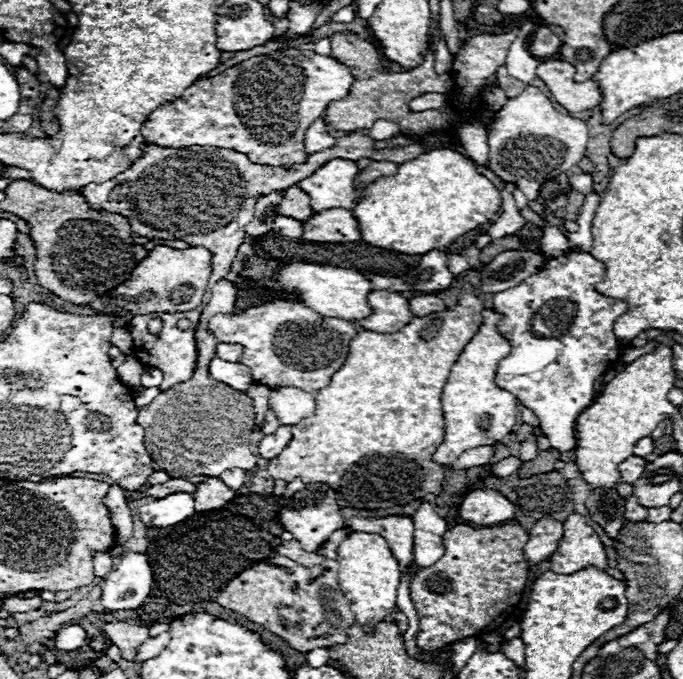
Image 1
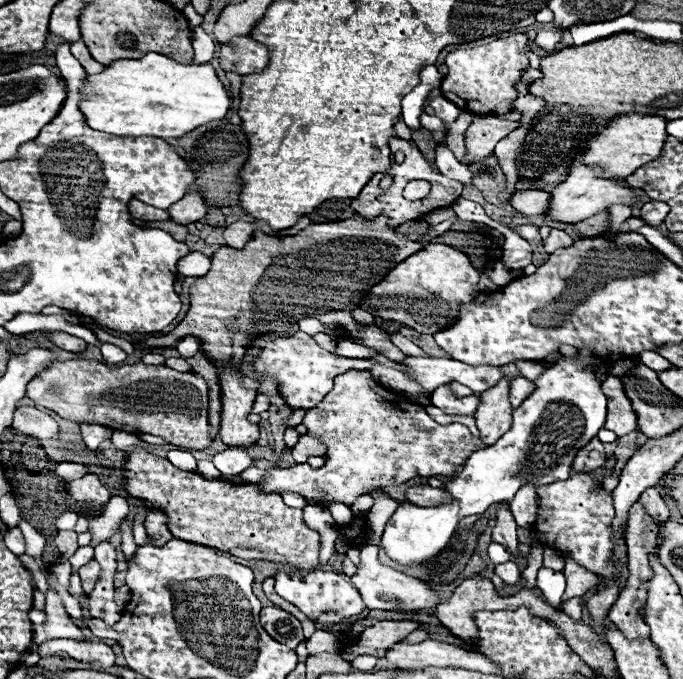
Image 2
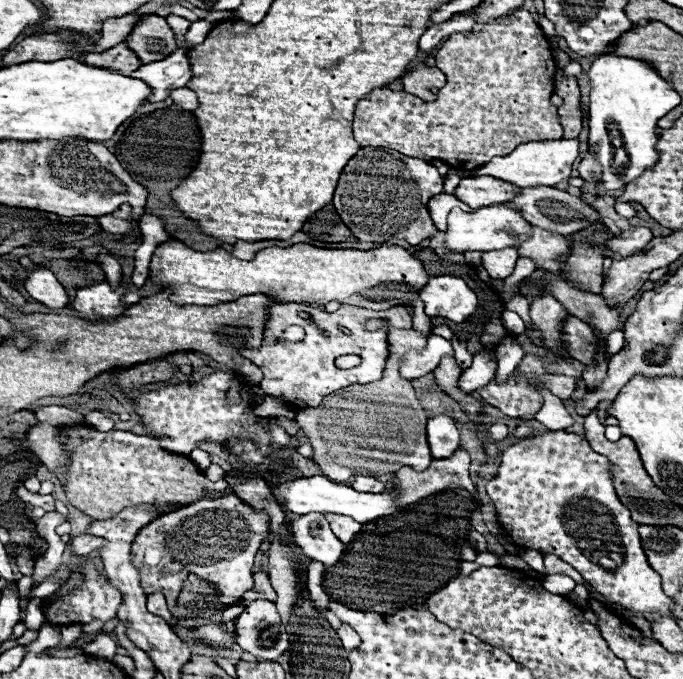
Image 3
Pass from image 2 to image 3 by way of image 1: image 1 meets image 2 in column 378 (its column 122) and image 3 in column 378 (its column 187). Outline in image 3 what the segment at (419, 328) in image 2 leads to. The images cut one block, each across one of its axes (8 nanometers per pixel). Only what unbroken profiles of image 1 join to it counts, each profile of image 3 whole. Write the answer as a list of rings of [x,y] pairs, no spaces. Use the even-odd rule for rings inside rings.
[[[168,240],[154,250],[150,262],[150,280],[162,286],[170,286],[172,288],[170,298],[180,306],[186,304],[216,306],[220,302],[234,302],[240,296],[250,296],[260,292],[260,294],[276,296],[278,302],[306,302],[314,306],[324,306],[326,302],[336,300],[340,304],[360,306],[368,310],[388,310],[392,306],[424,308],[424,304],[418,300],[418,292],[428,284],[430,276],[424,270],[424,264],[402,246],[382,246],[374,250],[340,250],[340,248],[316,248],[300,242],[288,248],[278,248],[278,246],[264,248],[256,252],[254,260],[238,260],[222,248],[214,252],[196,252],[178,240]]]

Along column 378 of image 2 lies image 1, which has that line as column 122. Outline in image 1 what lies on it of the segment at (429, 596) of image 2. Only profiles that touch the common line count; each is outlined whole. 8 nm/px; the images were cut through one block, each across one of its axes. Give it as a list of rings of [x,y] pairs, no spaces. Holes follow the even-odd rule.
[[[128,554],[116,570],[104,578],[102,606],[106,612],[136,610],[150,594],[152,570],[146,554]]]

